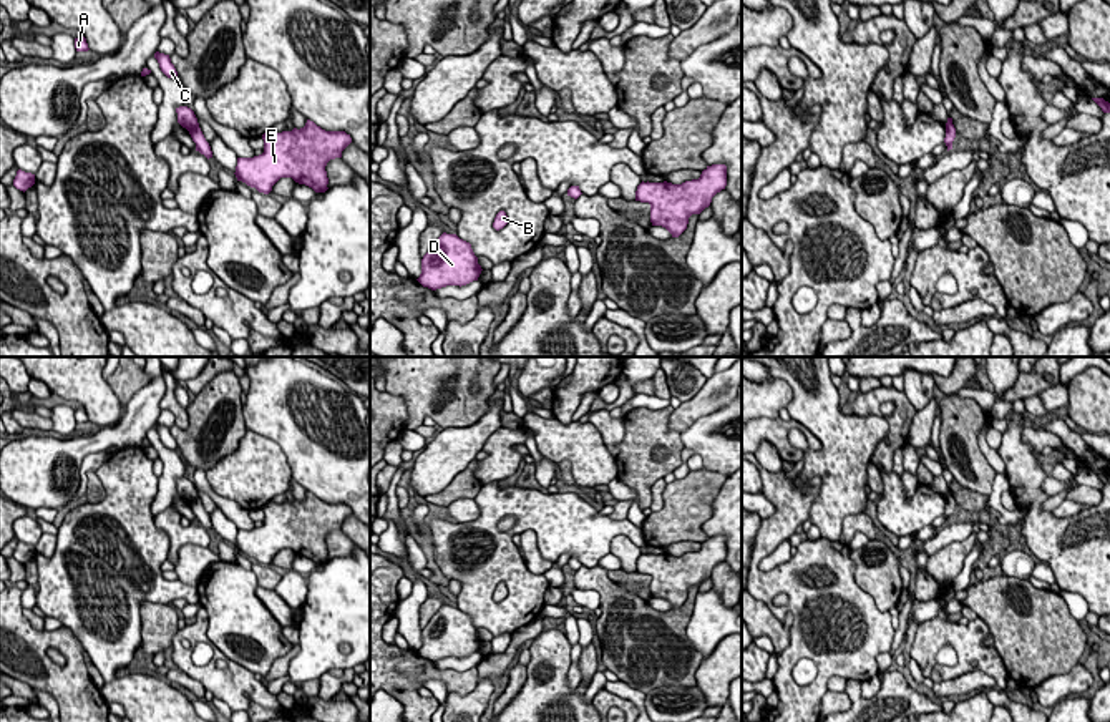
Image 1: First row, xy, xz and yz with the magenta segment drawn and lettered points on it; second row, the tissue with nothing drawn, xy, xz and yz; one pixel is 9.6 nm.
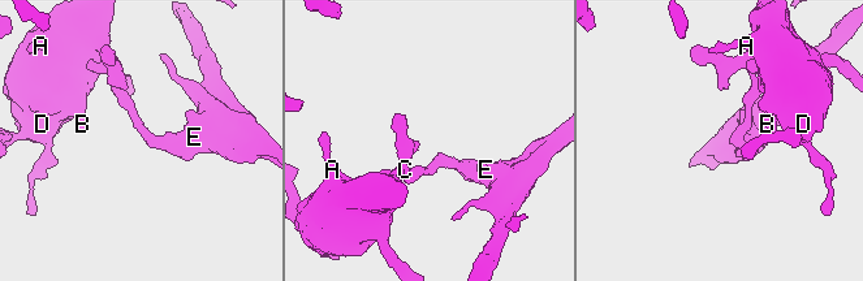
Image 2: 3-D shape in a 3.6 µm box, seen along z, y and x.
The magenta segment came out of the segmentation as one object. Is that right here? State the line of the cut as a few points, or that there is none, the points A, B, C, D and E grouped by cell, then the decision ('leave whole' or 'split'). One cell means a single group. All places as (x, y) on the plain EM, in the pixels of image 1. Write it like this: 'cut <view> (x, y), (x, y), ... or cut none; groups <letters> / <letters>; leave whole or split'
cut xy (206, 513), (196, 517); groups A B C D / E; split

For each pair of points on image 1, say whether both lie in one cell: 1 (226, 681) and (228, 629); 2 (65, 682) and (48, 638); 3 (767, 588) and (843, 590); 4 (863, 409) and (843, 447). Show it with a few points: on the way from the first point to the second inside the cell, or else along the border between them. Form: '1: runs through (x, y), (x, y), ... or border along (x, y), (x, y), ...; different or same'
1: border along (213, 644), (254, 674); different
2: runs through (53, 671), (43, 661), (42, 649); same
3: runs through (788, 575), (813, 561), (825, 561), (833, 568); same
4: border along (851, 412), (886, 420), (888, 437), (873, 453); different

